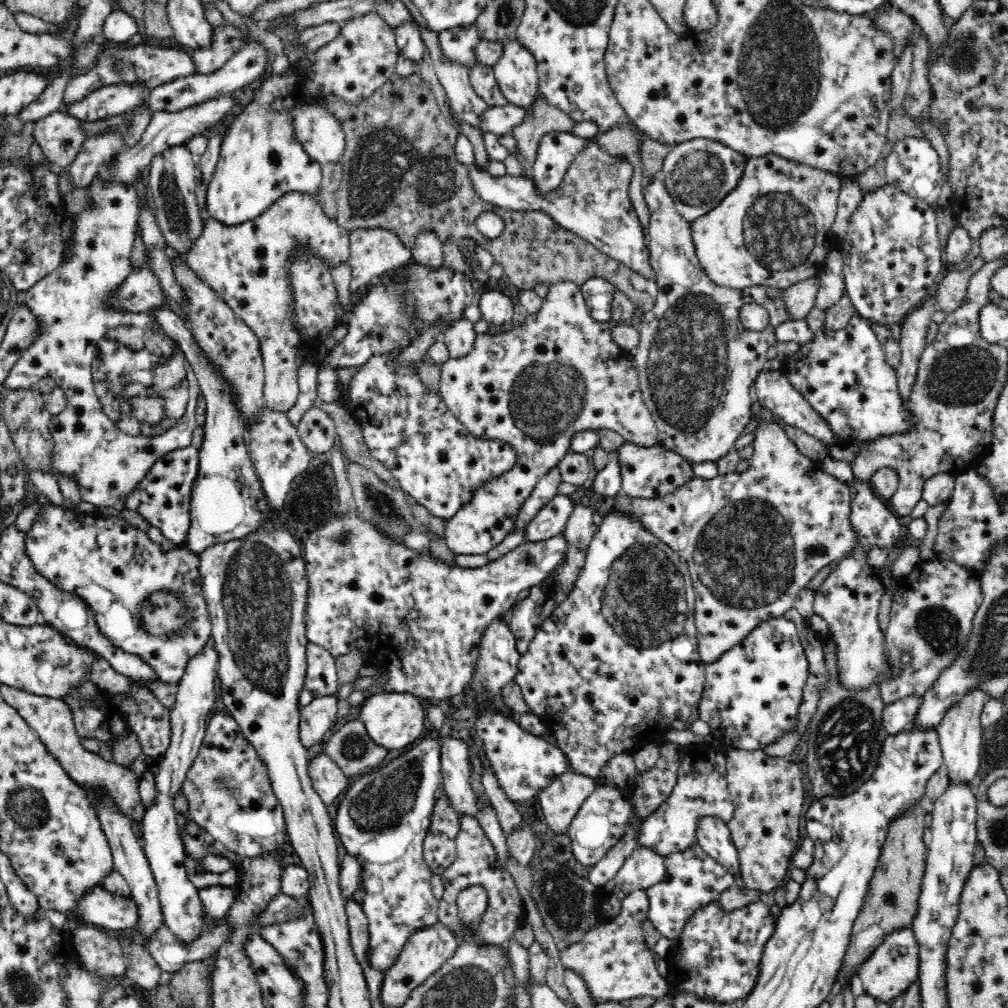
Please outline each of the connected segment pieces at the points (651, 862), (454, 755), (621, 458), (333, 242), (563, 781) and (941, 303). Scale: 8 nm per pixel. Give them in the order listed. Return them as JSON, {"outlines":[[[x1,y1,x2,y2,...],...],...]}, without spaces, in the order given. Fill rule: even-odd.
{"outlines":[[[638,846,624,862,619,872,606,885,598,888,596,914,604,922,619,916,623,900,634,889,648,889,665,877,664,858]],[[435,734,436,737,439,737,439,759,441,762,441,775,443,776,443,785,444,792,448,794,448,797,452,799,452,805,456,807,460,816,464,816,464,814,470,814,472,818,475,818,475,796,473,795,473,790,471,789,469,783,469,770,470,770,470,756,474,754,474,758,476,755,479,755,478,752,471,751,471,747,464,739,453,739,451,736,439,736]],[[625,440,617,451,617,465,621,476,621,492,635,498,650,498,670,494,680,483,693,475,690,461,682,453,668,449,660,442,652,446,642,446]],[[290,189,274,200,260,216,254,217,244,224,226,227,215,220,208,218,203,224,200,236,185,252,186,265,194,271,199,278,210,285,217,295,224,299,236,316,248,323,252,331,258,335,262,345,262,358,265,370,264,401,265,407,274,411,286,413,296,405,299,396,298,372,296,355,305,346,314,346,317,338,299,336,289,322,291,319,291,294,287,284,287,256,298,243,310,241,320,257,330,263,330,268,348,262,349,258,349,231,342,228,337,221,330,220,323,211,316,193,308,193,302,189]],[[574,771,558,773,536,795,548,827,555,834,566,834,568,826,584,799,593,791,596,780]],[[977,256,970,266,966,266,963,270,949,269,933,291,936,301,938,301,939,310,948,315,964,304,971,276,985,263]]]}

